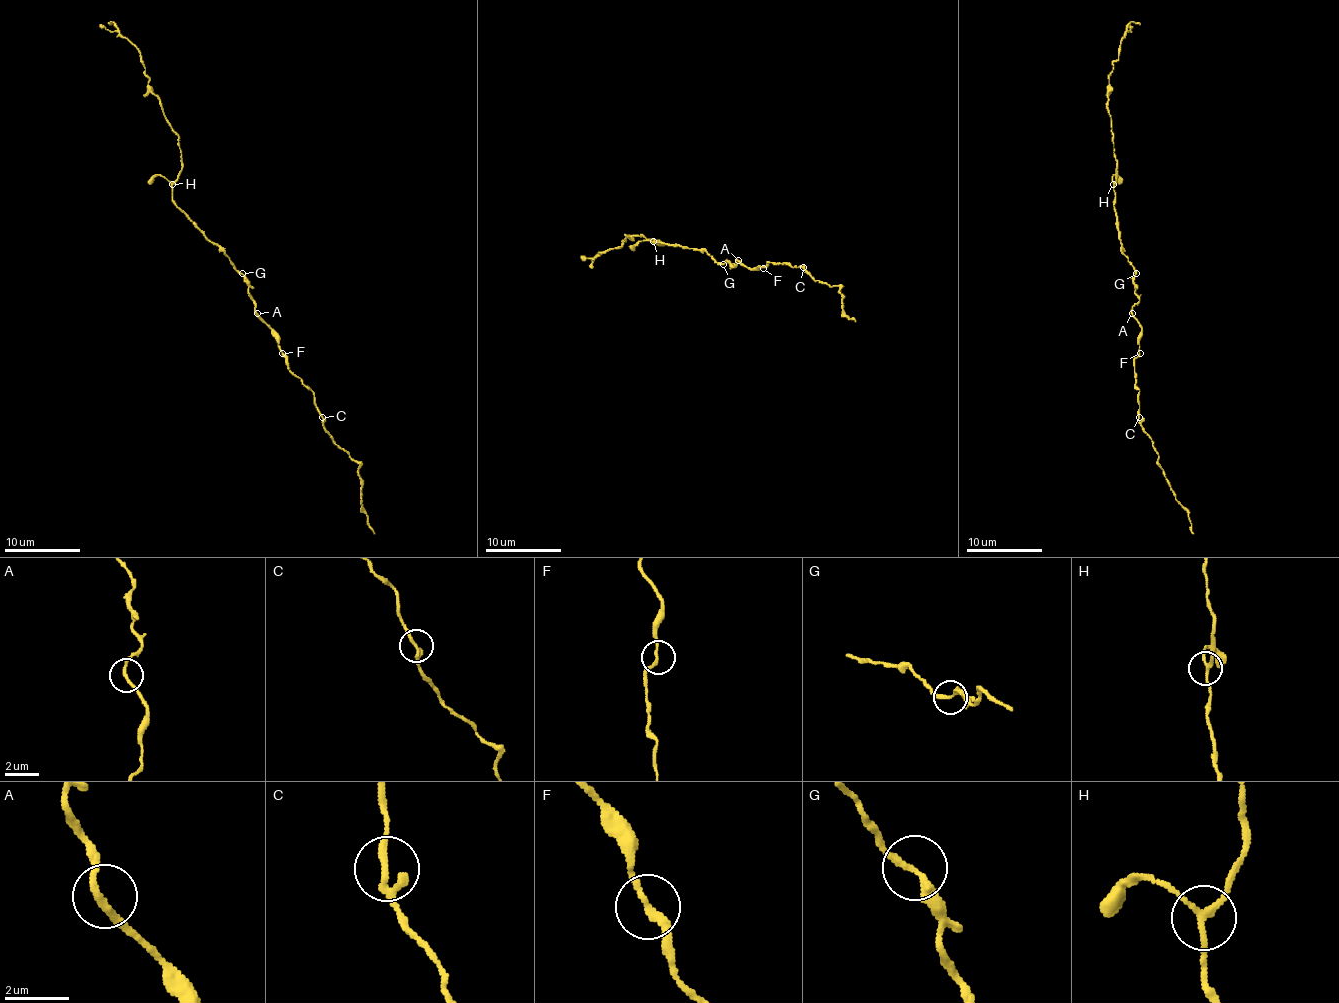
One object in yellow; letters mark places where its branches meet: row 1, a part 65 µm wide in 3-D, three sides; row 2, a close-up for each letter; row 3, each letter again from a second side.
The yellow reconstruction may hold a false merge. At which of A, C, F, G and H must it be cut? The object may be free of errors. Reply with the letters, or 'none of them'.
none of them

